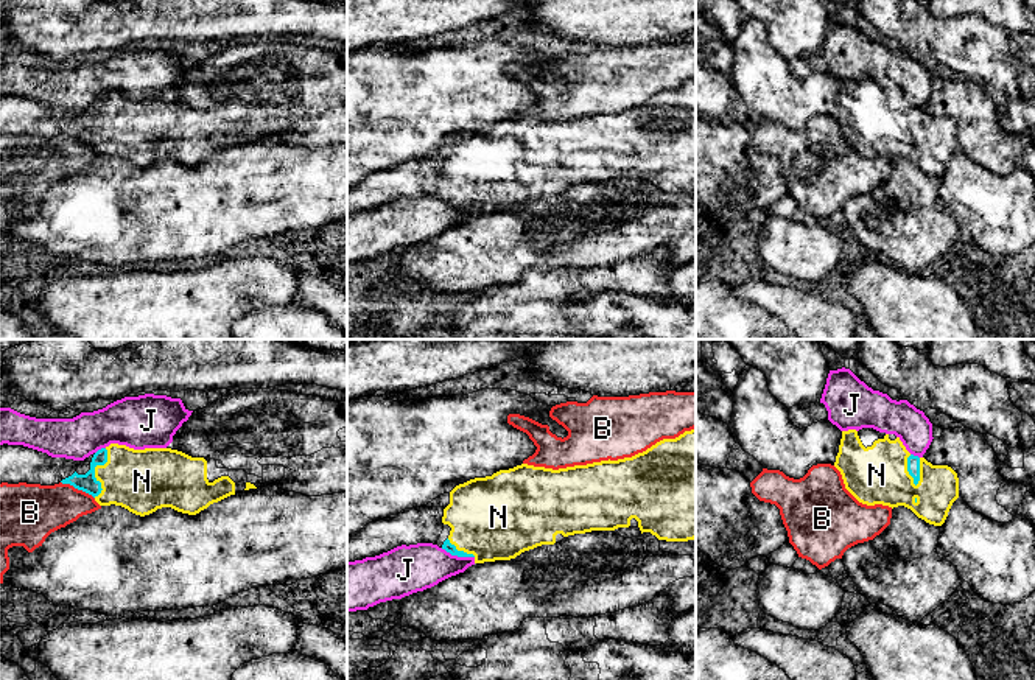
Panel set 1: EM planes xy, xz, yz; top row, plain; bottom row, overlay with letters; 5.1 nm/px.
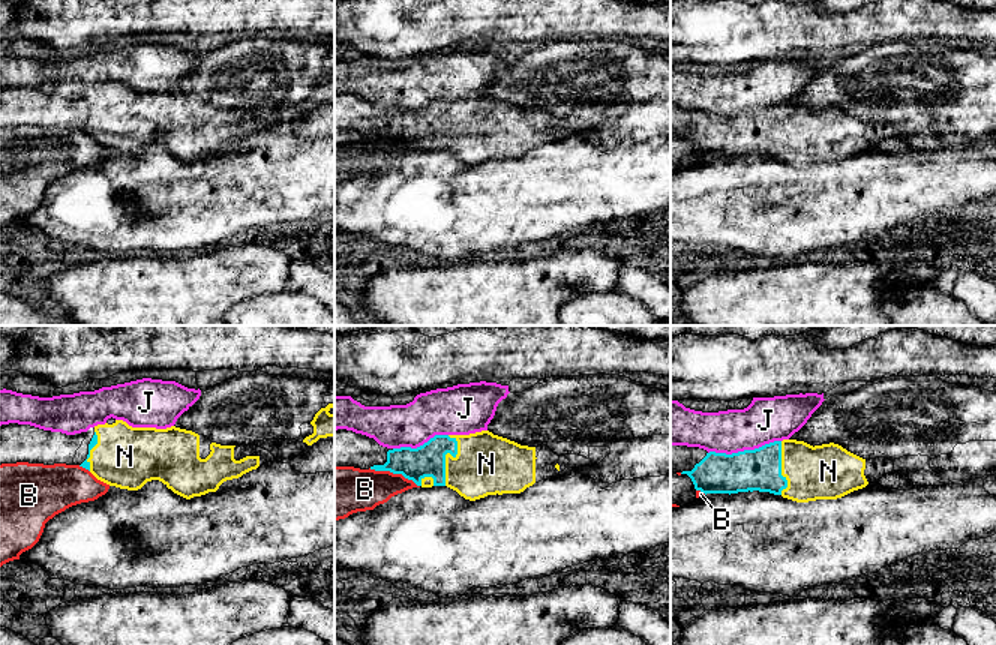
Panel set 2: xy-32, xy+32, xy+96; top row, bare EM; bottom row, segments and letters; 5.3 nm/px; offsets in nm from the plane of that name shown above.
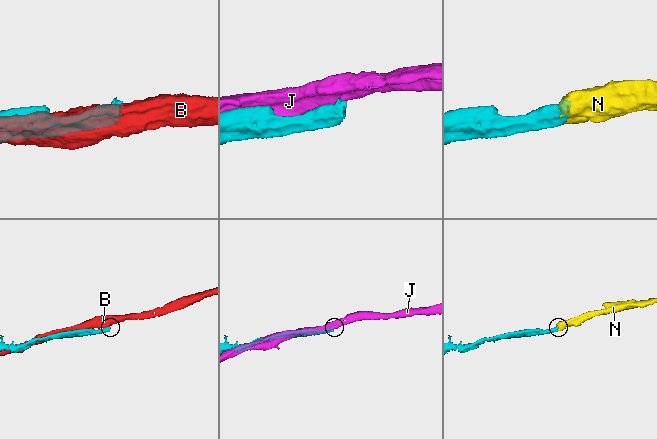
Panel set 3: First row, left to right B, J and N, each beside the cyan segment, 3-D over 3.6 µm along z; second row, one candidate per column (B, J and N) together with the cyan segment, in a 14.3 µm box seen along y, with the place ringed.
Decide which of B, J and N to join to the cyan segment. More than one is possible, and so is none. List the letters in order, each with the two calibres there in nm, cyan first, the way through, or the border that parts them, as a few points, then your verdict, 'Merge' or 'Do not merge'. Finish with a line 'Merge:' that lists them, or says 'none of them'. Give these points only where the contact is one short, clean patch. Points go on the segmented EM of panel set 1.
B: Thickness 100 nm (cyan) against 280 nm. Do not merge
J: Thickness 50 nm (cyan) against 240 nm. Do not merge
N: Thickness 100 nm (cyan) against 320 nm. Merge
Merge: N

